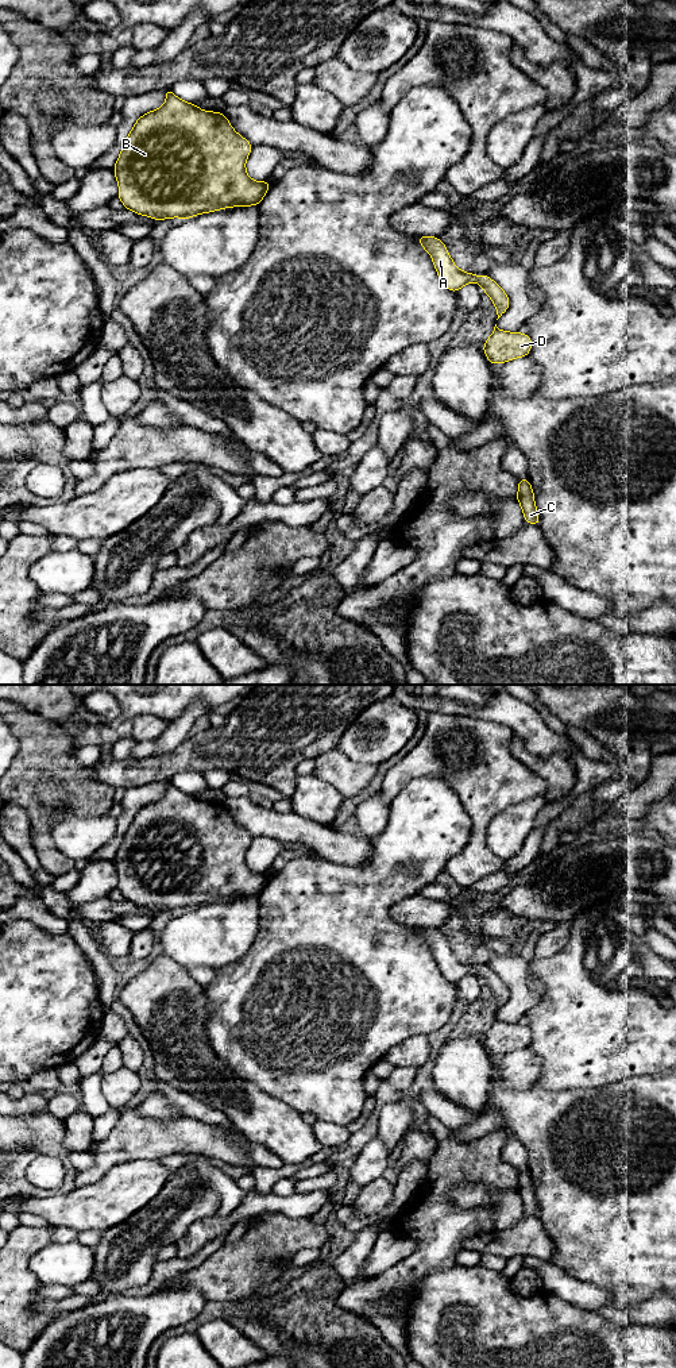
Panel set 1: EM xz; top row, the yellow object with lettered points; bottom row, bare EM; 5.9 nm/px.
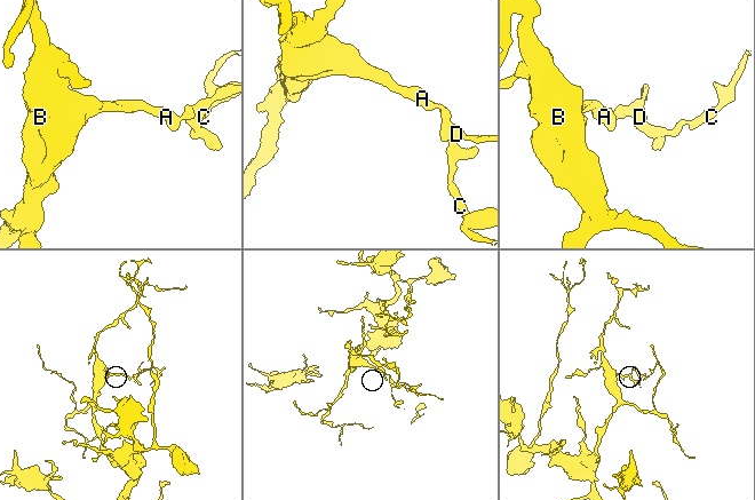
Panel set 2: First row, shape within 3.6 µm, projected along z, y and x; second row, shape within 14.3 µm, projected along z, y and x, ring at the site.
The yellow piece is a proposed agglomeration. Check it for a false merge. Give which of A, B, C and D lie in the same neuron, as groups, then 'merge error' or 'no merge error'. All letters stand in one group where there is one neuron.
groups A B C D; no merge error

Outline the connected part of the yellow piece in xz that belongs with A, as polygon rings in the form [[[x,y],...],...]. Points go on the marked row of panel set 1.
[[[417,236],[422,248],[432,257],[434,269],[439,274],[441,284],[456,293],[460,288],[470,282],[479,284],[484,289],[497,309],[498,319],[507,311],[510,300],[503,289],[492,281],[487,274],[475,275],[460,270],[452,261],[445,244],[441,239],[434,236]]]

